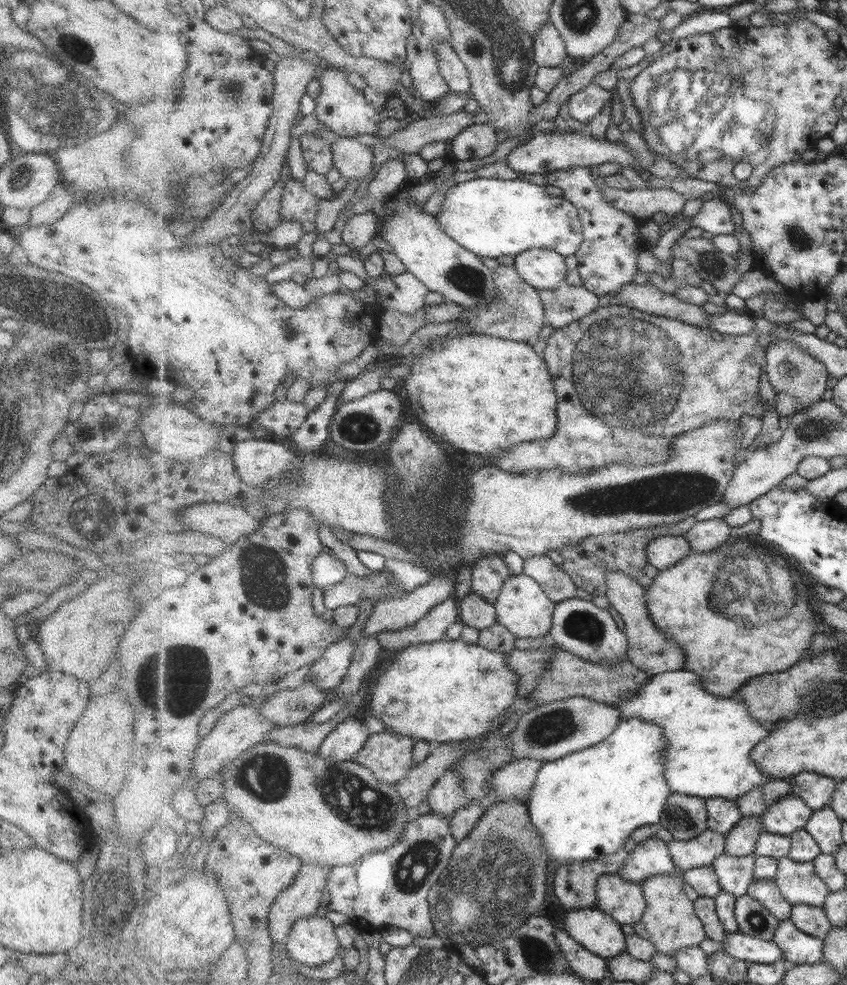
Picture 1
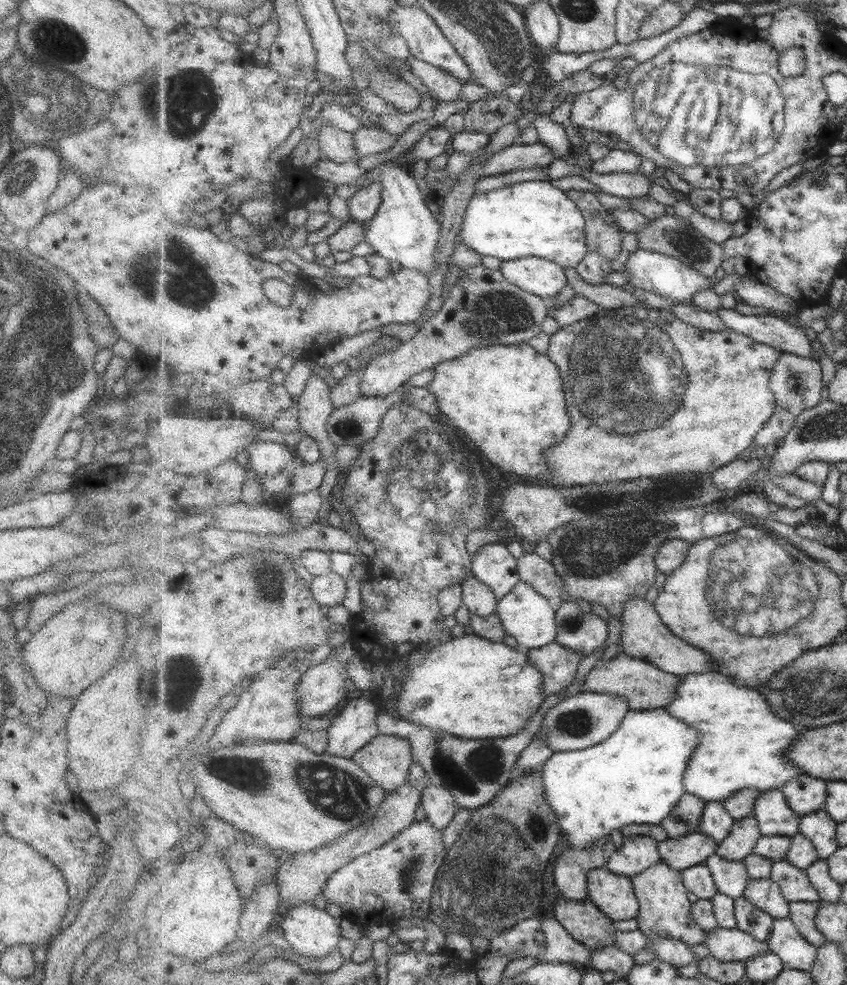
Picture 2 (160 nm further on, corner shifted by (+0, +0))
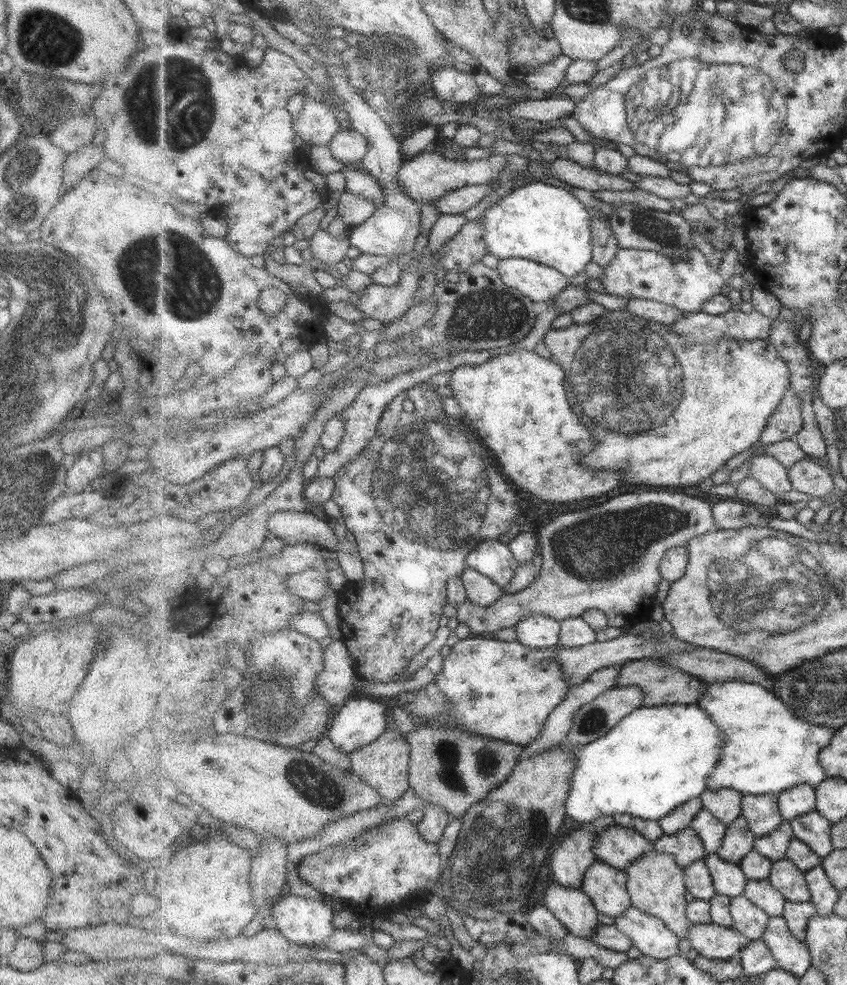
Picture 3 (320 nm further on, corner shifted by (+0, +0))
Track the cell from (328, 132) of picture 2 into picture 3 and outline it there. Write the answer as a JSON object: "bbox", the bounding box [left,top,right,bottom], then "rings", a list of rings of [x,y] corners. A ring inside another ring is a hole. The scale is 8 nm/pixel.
{"bbox":[293,95,341,146],"rings":[[[308,95],[303,97],[302,109],[294,116],[293,124],[296,133],[309,145],[329,146],[341,130],[333,108]]]}

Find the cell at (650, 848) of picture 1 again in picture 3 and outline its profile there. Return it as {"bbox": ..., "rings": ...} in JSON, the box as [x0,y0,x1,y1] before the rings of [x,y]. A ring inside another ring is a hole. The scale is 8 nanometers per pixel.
{"bbox":[594,824,655,871],"rings":[[[614,824],[597,835],[594,852],[599,860],[624,871],[632,862],[655,849],[653,842],[634,828]]]}

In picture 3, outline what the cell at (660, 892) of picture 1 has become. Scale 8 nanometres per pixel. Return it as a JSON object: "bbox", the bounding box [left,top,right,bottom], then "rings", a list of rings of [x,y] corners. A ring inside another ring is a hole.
{"bbox":[625,849,693,938],"rings":[[[653,849],[632,862],[625,871],[628,873],[628,891],[632,897],[632,906],[660,918],[677,936],[686,938],[693,924],[686,913],[689,904],[685,900],[688,891],[686,872],[676,861],[676,856]]]}

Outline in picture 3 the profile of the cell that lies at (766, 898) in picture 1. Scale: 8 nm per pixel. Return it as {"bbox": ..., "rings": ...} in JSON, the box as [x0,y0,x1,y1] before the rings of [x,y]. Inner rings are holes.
{"bbox":[744,879,787,917],"rings":[[[769,879],[752,880],[747,883],[744,895],[756,904],[759,908],[765,910],[770,917],[782,916],[787,900],[779,892]]]}

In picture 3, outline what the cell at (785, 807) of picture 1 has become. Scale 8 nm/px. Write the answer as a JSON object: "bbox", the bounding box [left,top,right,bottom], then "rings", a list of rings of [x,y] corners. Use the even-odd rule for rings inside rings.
{"bbox":[743,794,785,837],"rings":[[[743,794],[743,814],[757,837],[776,831],[785,821],[781,817],[778,794]]]}

